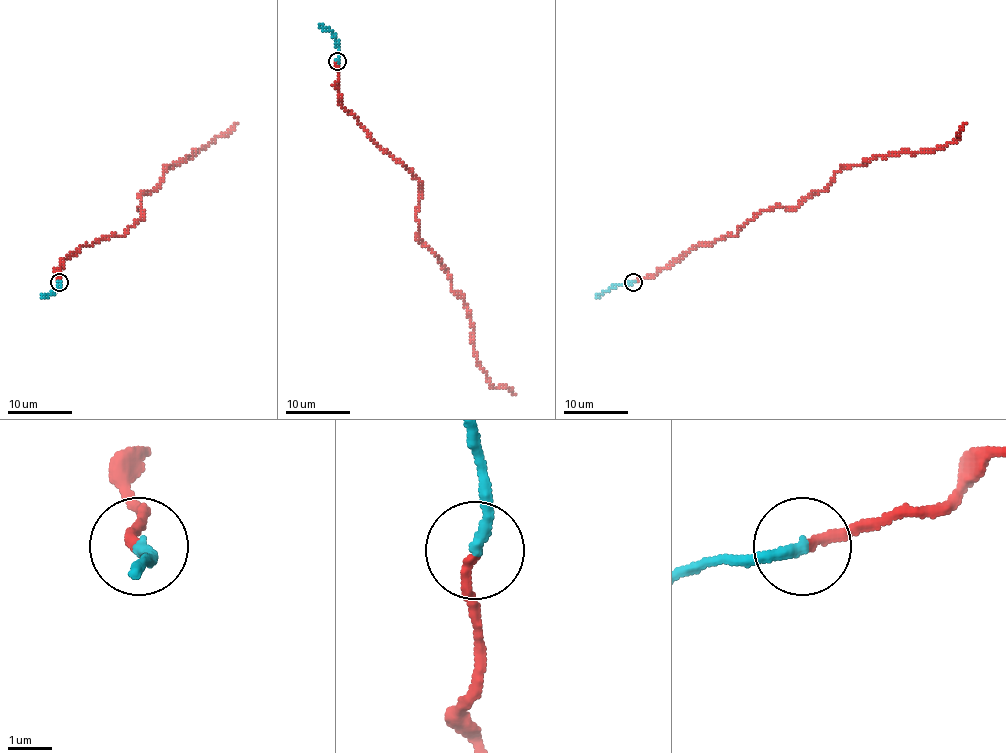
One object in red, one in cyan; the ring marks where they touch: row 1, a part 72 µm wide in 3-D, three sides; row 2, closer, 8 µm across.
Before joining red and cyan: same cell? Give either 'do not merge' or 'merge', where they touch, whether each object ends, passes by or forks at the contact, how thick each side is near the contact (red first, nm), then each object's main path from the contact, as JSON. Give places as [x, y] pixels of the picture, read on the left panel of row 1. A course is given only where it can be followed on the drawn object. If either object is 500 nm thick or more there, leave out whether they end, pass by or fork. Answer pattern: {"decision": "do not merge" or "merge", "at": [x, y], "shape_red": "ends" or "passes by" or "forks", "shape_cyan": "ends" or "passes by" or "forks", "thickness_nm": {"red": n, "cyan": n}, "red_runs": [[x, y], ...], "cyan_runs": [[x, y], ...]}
{"decision": "merge", "at": [59, 282], "shape_red": "ends", "shape_cyan": "ends", "thickness_nm": {"red": 240, "cyan": 280}, "red_runs": [[60, 282], [61, 261], [85, 245], [124, 235], [142, 218], [140, 197], [163, 181], [169, 166], [237, 123]], "cyan_runs": [[60, 282], [60, 285], [40, 296]]}

